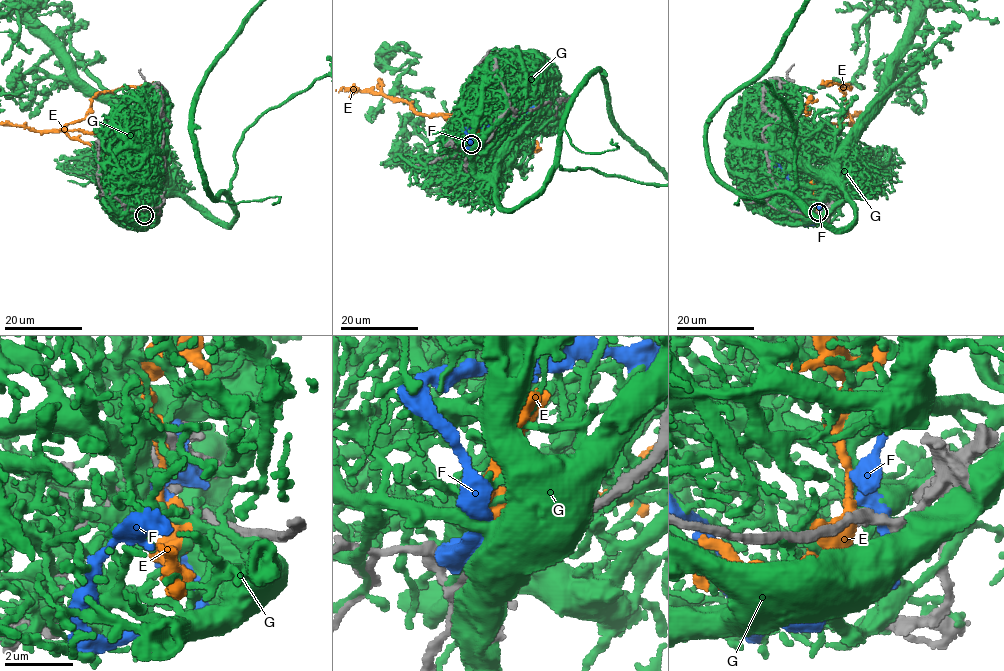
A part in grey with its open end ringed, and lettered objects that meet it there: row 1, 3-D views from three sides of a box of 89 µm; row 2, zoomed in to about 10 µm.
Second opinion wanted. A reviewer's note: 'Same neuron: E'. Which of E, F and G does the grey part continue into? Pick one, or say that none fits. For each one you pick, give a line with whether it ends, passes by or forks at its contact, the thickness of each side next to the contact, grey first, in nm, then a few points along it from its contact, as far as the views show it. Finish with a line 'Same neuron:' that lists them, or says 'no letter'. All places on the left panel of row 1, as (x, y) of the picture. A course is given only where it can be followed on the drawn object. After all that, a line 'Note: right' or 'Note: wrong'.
Same neuron: no letter
Note: wrong

